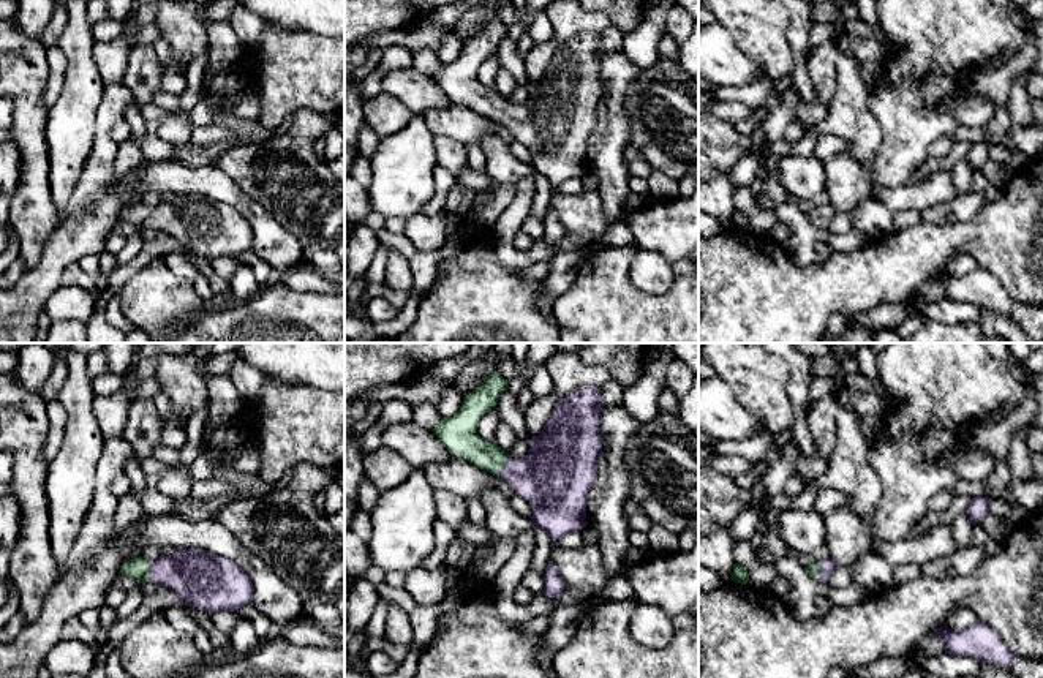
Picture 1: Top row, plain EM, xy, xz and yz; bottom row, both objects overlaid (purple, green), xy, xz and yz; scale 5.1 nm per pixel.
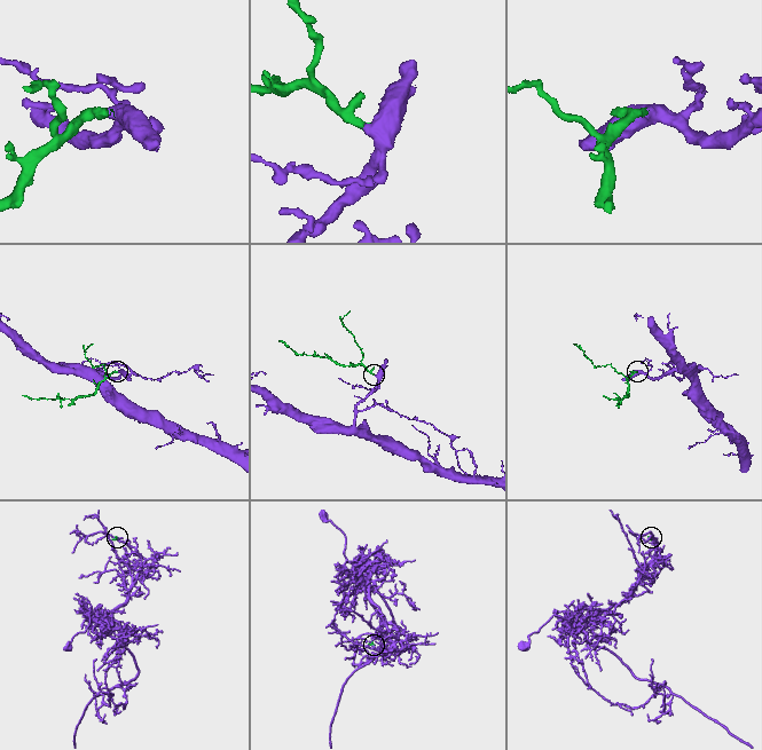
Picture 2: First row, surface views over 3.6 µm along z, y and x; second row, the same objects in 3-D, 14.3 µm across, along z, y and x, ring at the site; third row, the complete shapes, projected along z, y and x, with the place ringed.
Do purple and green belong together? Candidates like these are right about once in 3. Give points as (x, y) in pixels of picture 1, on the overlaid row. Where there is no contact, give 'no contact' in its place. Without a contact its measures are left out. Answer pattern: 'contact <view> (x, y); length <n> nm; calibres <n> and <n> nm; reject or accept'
contact yz (820, 571); length 110 nm; calibres 80 and 60 nm; accept

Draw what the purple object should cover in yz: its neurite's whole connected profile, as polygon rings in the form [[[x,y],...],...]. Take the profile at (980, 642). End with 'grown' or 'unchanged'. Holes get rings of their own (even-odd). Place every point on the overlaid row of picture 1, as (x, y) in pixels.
[[[975,623],[964,631],[953,631],[947,624],[936,627],[932,635],[945,645],[945,653],[958,657],[972,657],[980,664],[1010,669],[1016,659],[1007,643],[983,623]]]; unchanged

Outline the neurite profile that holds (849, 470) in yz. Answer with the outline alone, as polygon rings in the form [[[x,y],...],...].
[[[841,386],[838,400],[838,439],[826,458],[828,468],[819,477],[819,487],[841,490],[849,498],[850,509],[872,526],[882,498],[882,482],[868,461],[869,444],[864,441],[857,419],[857,403],[861,394]]]

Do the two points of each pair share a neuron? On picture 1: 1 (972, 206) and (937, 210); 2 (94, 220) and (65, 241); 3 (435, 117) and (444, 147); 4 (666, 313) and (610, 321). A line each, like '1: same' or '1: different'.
1: same
2: same
3: different
4: same

